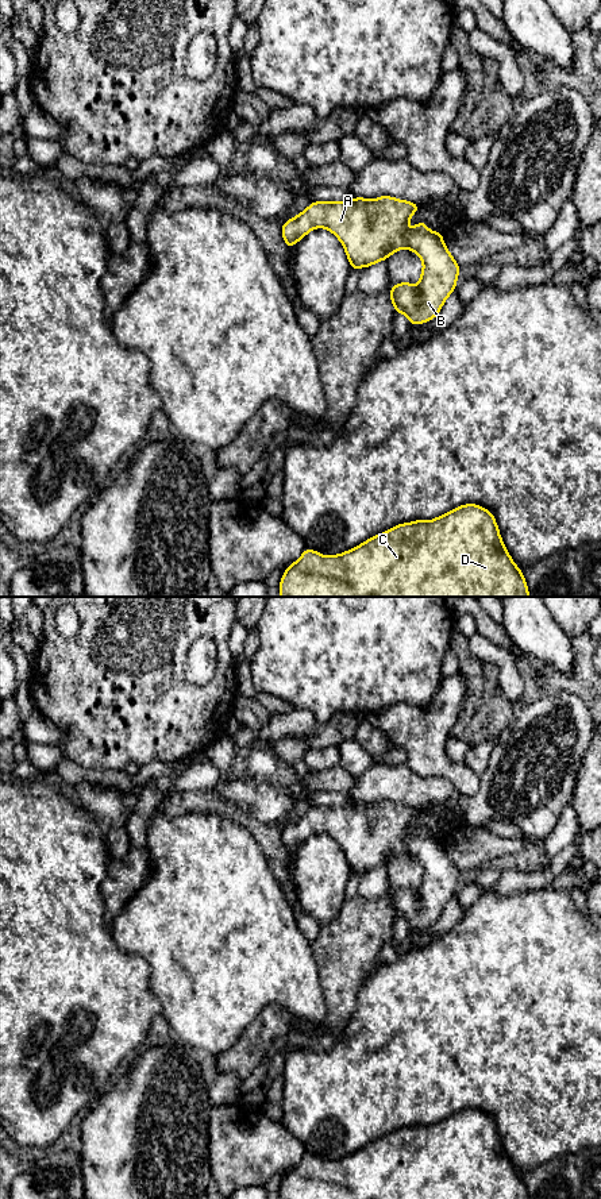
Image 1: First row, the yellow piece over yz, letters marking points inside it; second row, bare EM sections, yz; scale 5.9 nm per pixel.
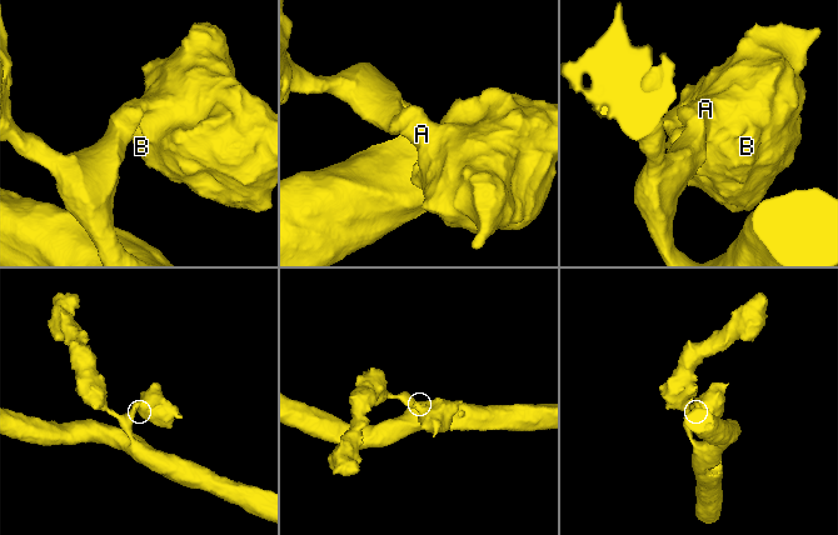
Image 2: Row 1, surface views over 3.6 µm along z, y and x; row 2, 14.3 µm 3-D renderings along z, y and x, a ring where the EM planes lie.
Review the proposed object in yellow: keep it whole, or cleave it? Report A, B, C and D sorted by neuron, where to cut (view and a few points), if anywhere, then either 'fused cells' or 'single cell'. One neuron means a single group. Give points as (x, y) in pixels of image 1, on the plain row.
groups A B C D; cut none; single cell

